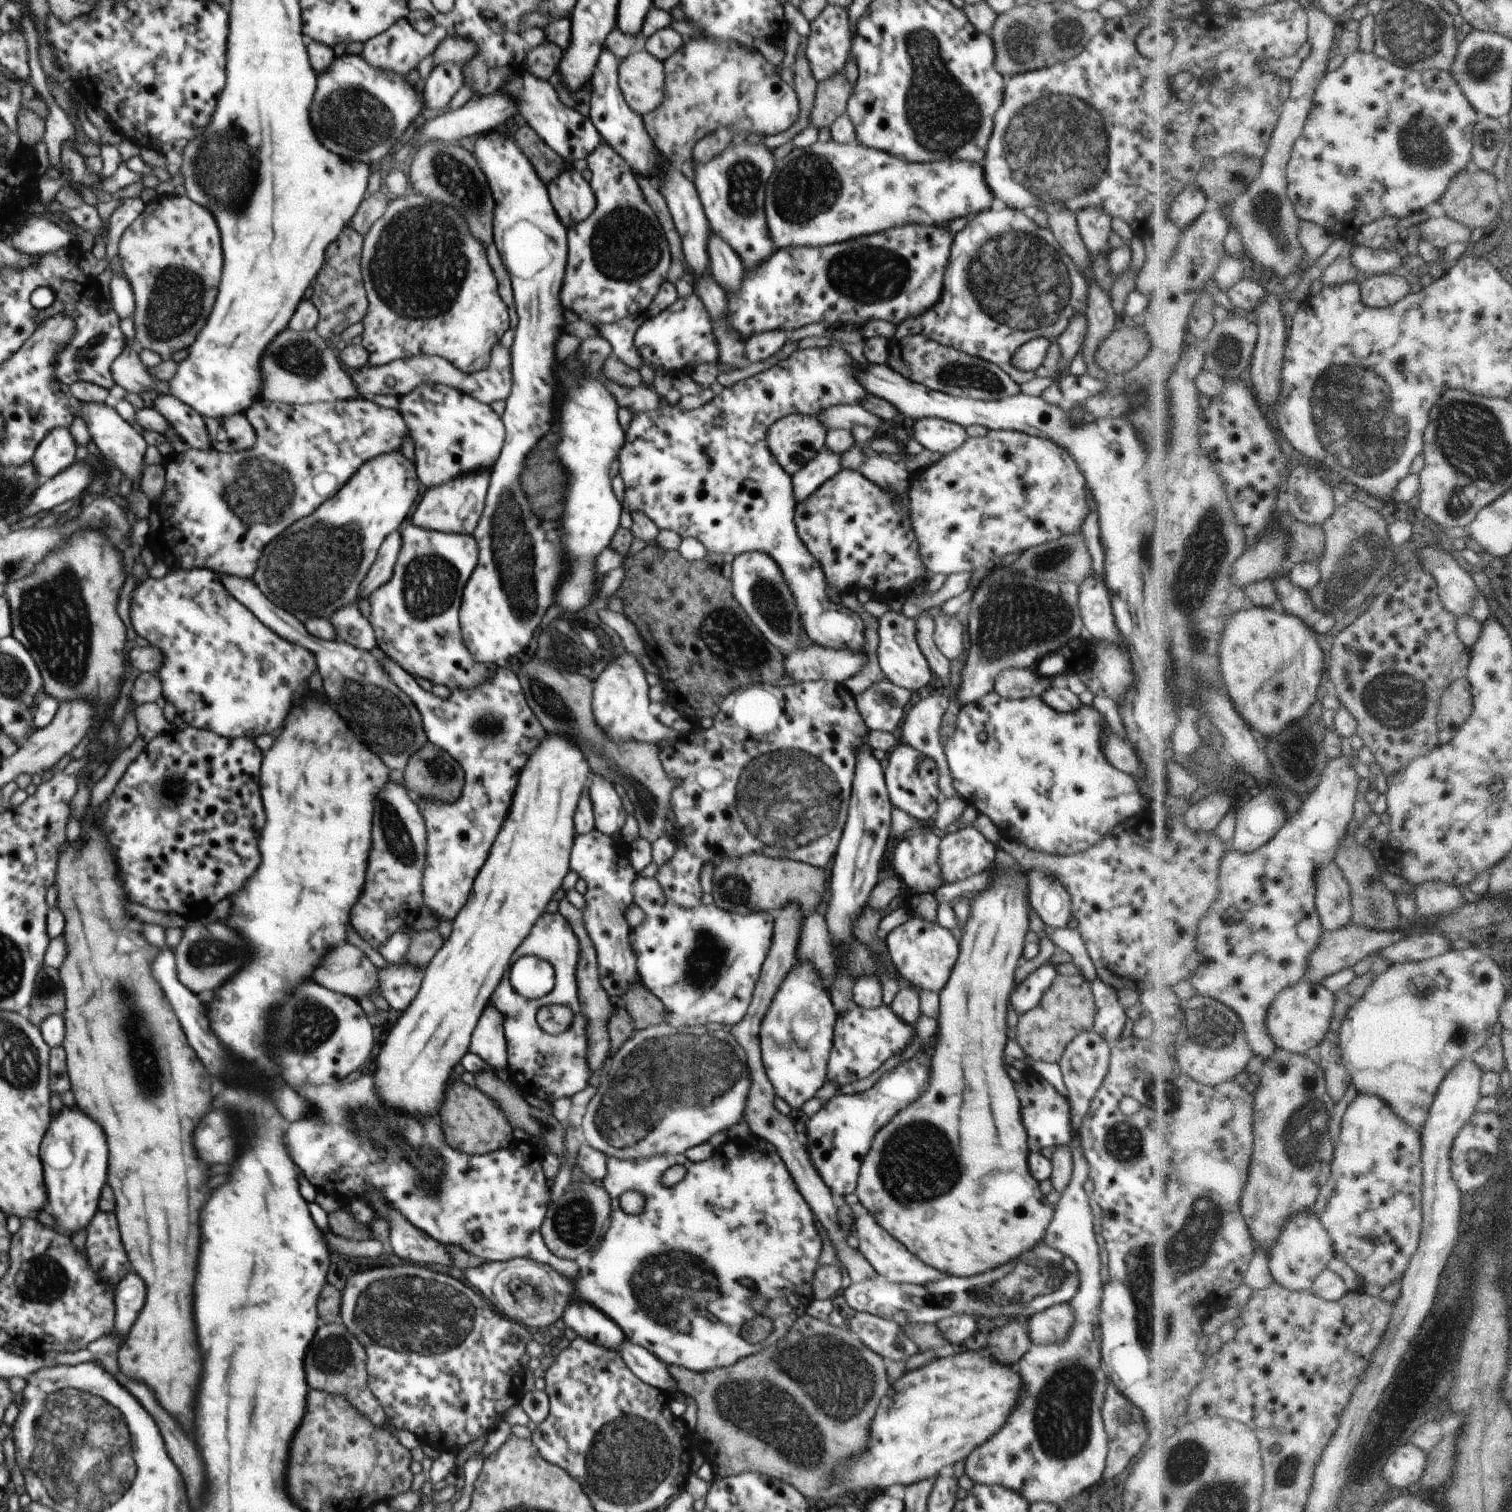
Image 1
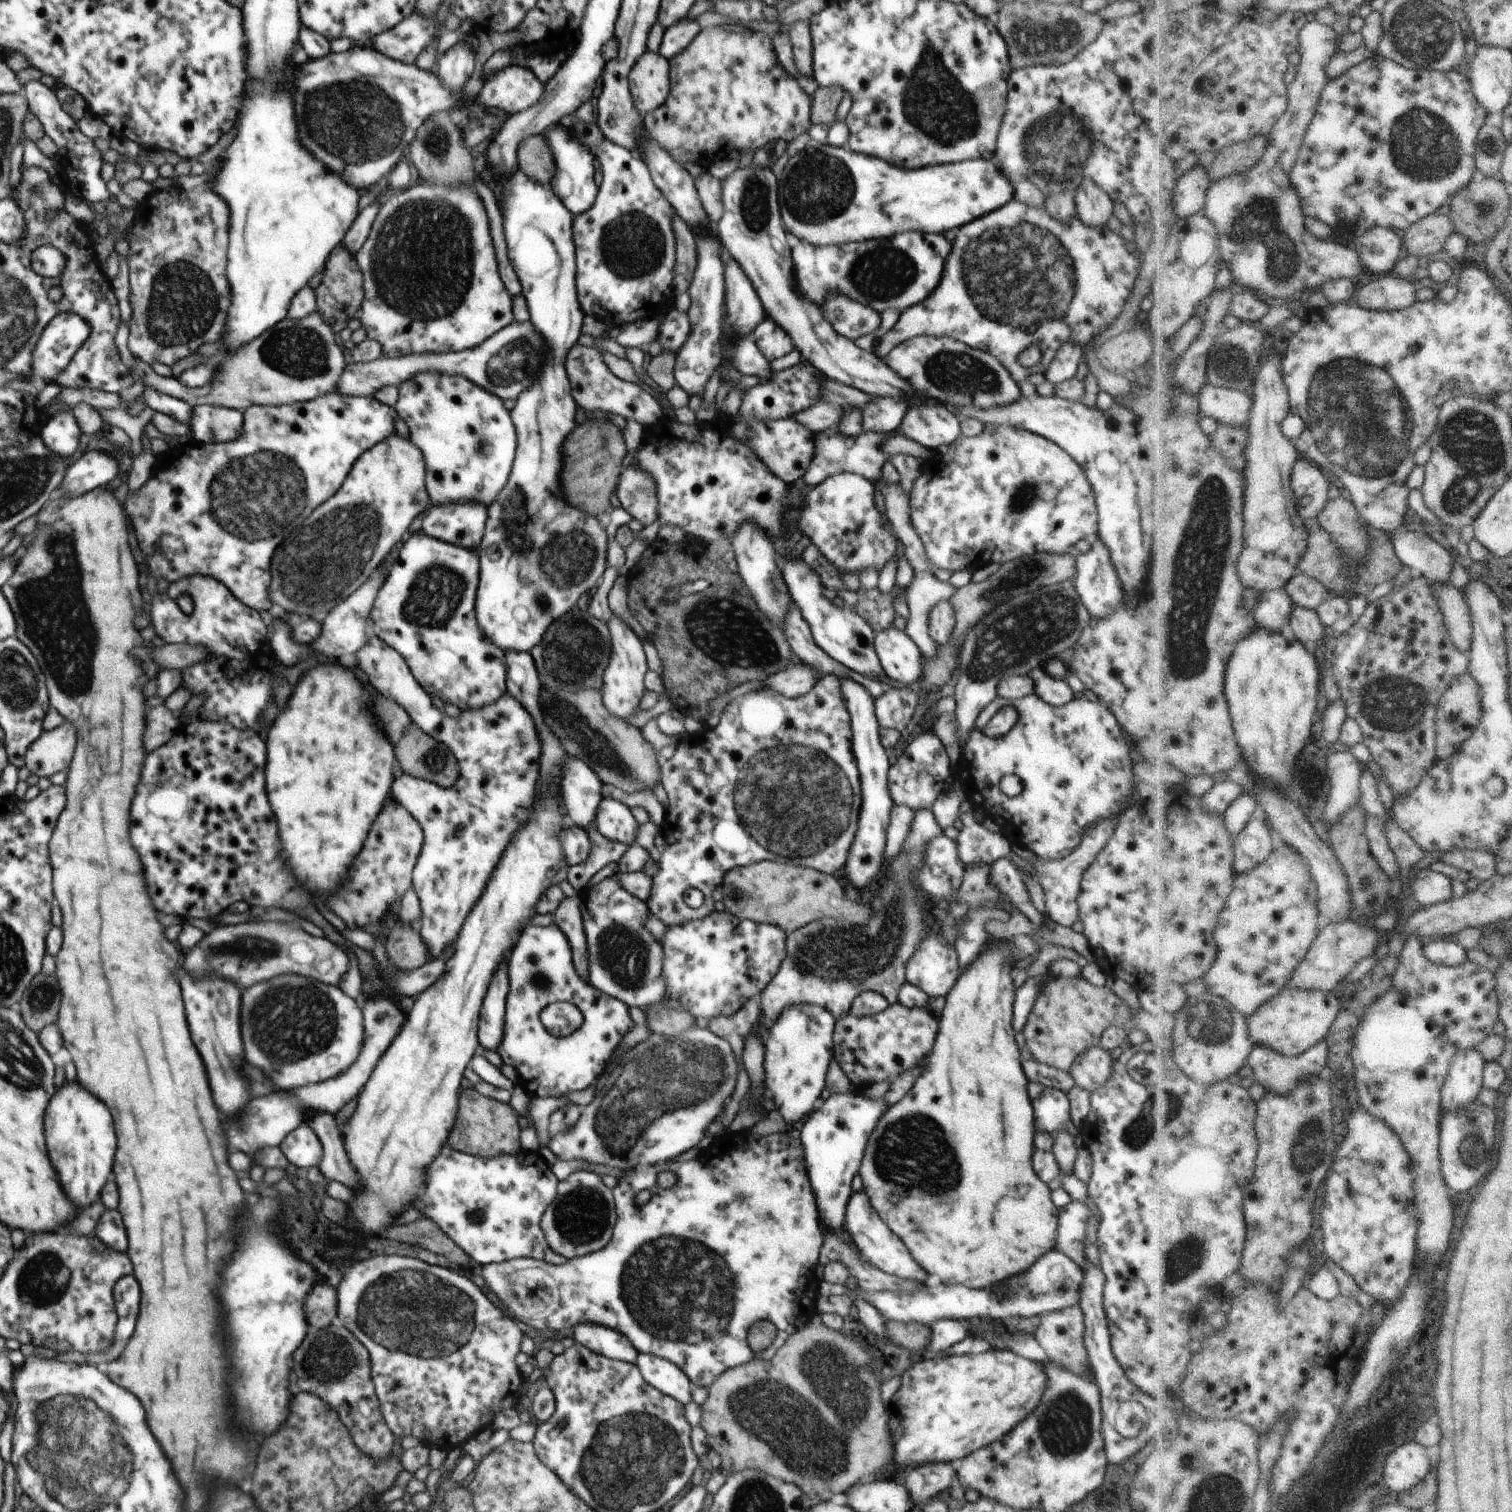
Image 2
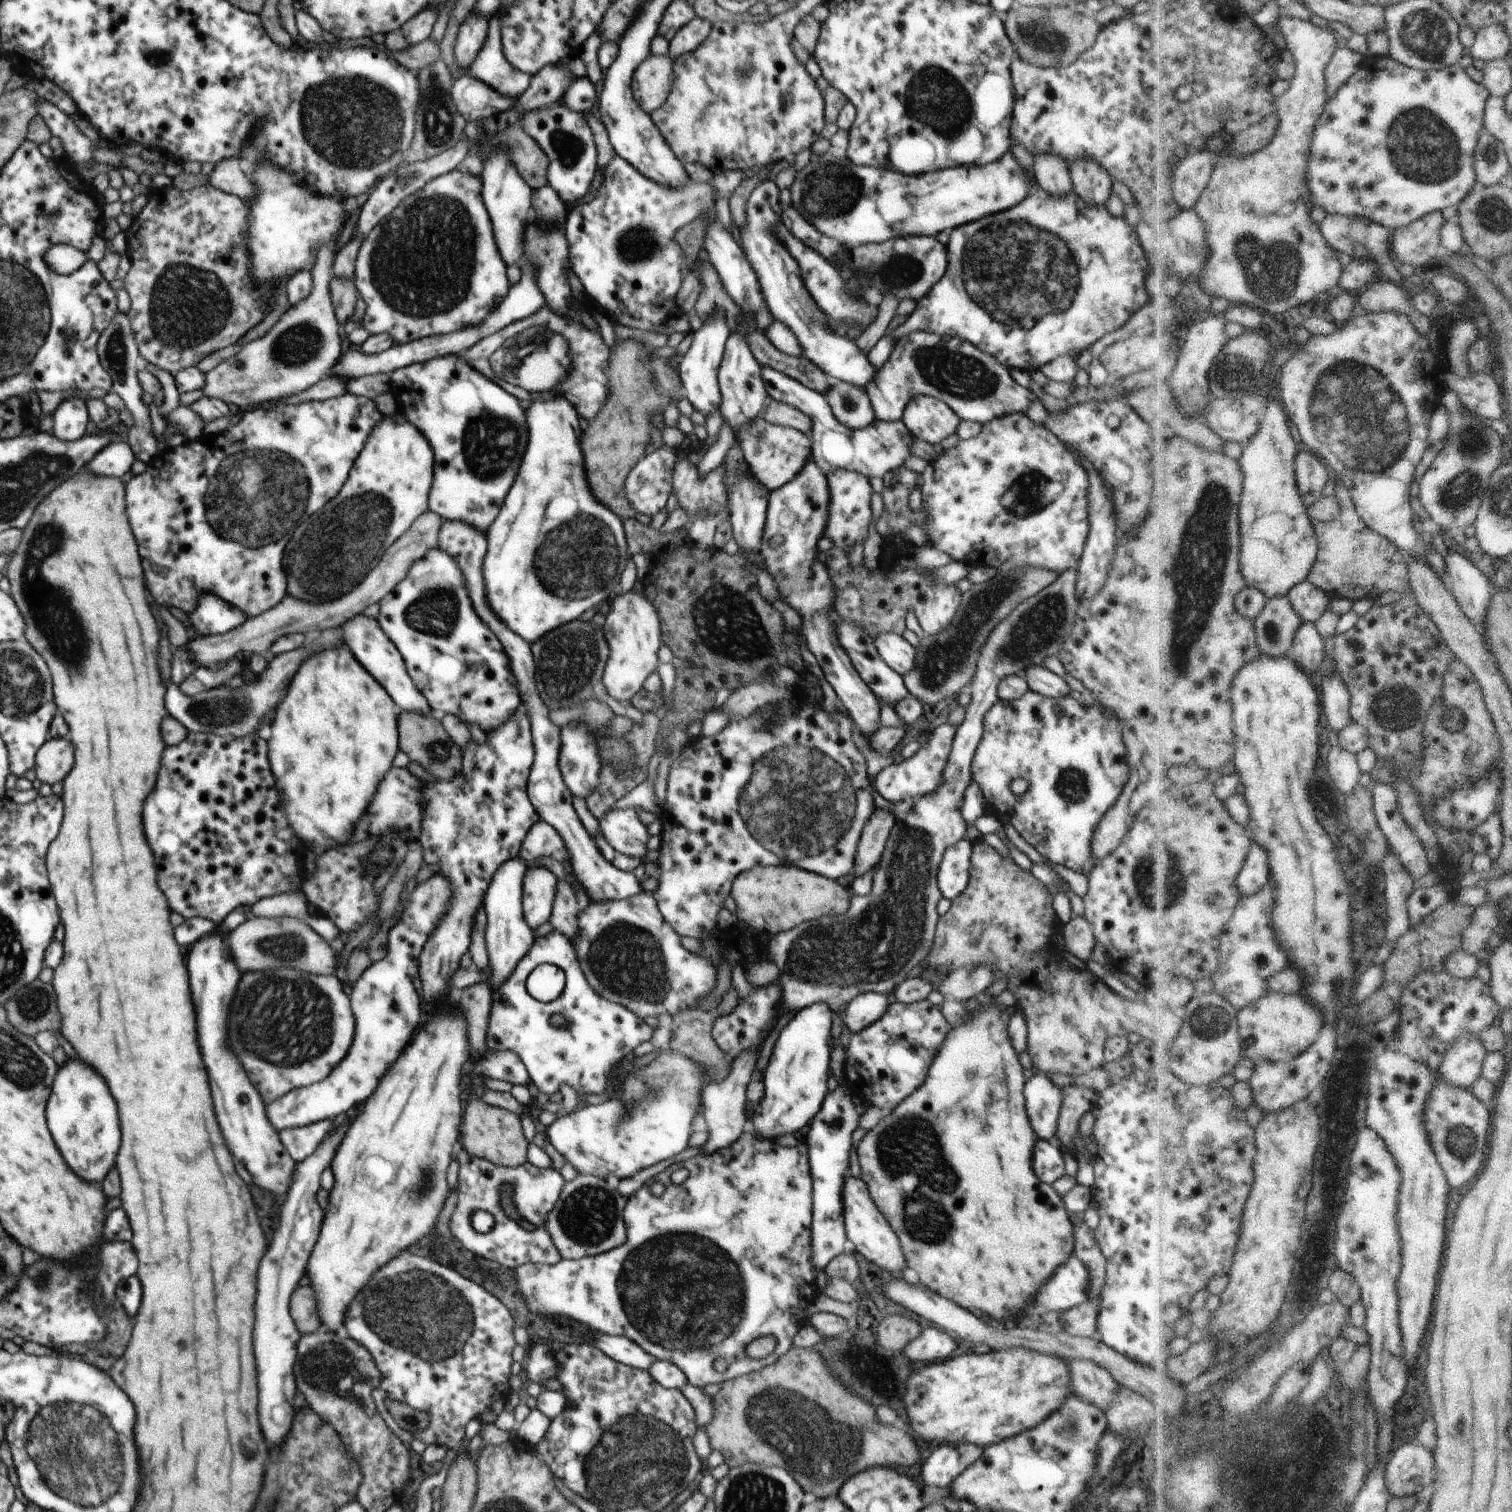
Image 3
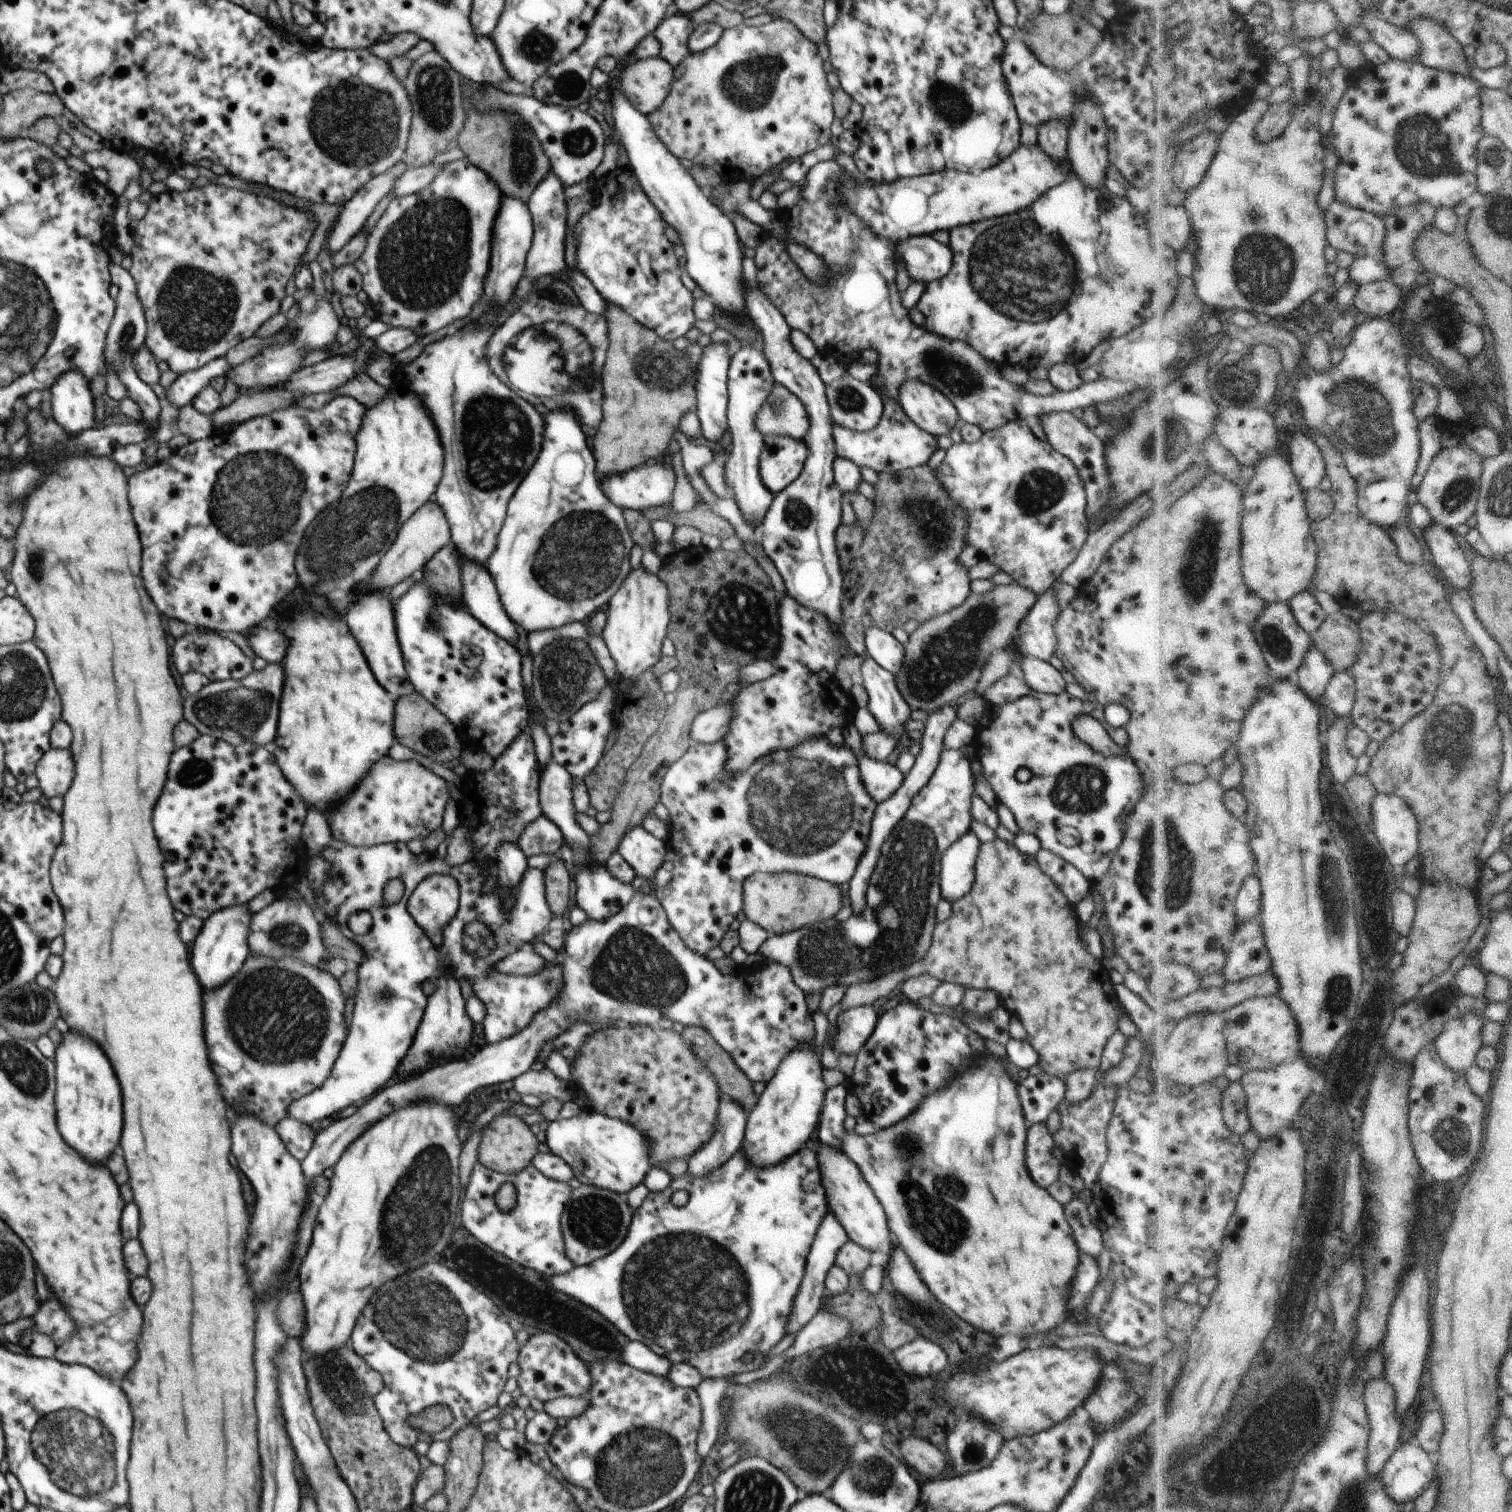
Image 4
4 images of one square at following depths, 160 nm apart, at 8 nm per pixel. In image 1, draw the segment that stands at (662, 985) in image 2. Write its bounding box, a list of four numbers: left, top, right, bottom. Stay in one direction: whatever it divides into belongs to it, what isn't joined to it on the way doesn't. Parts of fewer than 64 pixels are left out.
[569,830,640,996]

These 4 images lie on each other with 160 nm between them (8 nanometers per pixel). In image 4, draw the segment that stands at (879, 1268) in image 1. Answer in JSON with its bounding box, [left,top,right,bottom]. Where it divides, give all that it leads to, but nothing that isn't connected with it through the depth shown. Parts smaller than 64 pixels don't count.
[817,1143,894,1256]

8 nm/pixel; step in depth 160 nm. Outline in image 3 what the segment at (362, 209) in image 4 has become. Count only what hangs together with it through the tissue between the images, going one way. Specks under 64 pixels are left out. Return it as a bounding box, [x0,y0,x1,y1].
[204,238,345,411]

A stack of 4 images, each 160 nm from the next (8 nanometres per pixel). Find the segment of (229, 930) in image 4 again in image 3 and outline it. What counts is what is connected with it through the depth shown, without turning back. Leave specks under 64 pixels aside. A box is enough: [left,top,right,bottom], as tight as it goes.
[186,928,296,1203]

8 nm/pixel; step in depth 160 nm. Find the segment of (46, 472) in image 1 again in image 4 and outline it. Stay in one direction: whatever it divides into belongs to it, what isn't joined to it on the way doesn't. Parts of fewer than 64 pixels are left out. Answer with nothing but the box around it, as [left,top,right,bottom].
[46,369,94,436]

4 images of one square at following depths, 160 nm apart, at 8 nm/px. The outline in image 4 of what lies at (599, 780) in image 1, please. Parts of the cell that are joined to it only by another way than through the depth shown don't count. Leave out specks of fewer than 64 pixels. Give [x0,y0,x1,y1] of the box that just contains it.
[618,825,666,880]

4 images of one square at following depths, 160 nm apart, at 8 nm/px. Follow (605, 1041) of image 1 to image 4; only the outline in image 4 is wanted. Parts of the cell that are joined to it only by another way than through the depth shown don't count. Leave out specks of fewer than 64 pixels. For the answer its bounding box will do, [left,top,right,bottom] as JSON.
[544,859,570,916]

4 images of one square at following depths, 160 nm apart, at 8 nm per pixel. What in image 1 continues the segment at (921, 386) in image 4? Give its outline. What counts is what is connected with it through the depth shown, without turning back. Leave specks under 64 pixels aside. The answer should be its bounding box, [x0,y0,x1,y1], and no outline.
[907,417,968,456]

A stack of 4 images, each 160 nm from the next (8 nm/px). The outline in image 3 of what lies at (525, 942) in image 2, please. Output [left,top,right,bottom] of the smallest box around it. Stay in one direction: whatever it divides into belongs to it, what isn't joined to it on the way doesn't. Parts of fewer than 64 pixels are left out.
[486,930,653,1096]

